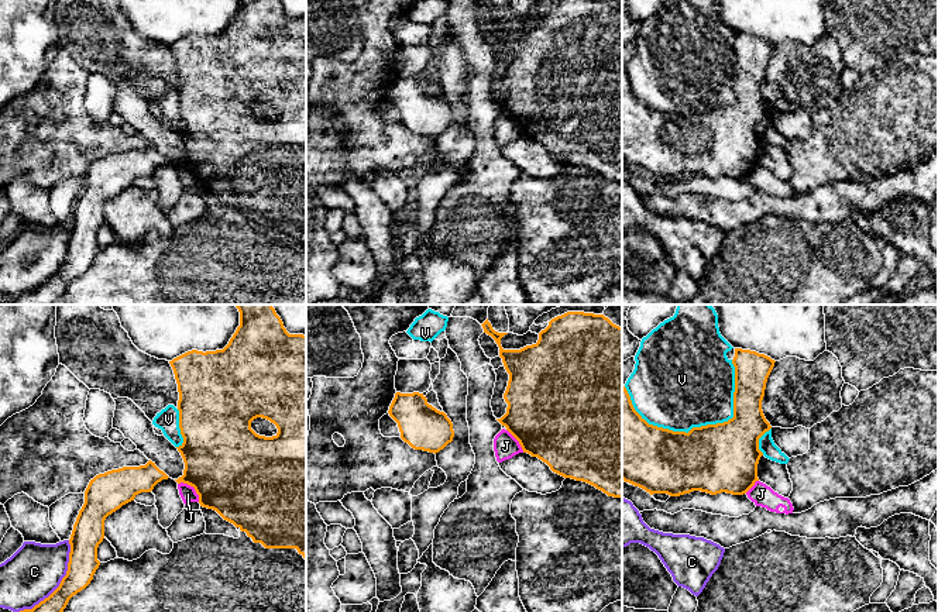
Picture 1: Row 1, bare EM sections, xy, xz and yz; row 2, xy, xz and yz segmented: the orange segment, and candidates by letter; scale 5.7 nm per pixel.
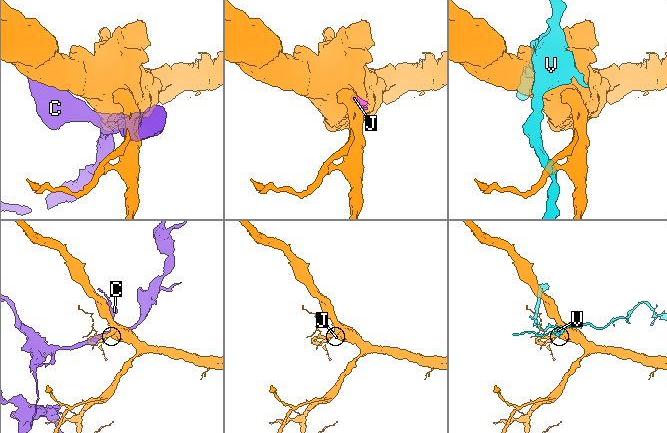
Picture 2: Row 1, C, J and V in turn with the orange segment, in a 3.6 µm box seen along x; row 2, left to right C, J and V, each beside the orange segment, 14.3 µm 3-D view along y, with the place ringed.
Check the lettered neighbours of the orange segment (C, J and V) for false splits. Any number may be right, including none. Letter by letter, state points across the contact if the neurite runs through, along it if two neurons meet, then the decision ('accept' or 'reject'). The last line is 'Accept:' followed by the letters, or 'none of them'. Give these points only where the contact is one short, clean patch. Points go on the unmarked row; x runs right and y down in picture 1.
C: reject
J: along xy (178, 167), (191, 169), (199, 185) | reject
V: reject
Accept: none of them

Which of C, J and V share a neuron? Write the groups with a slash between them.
C / J / V

